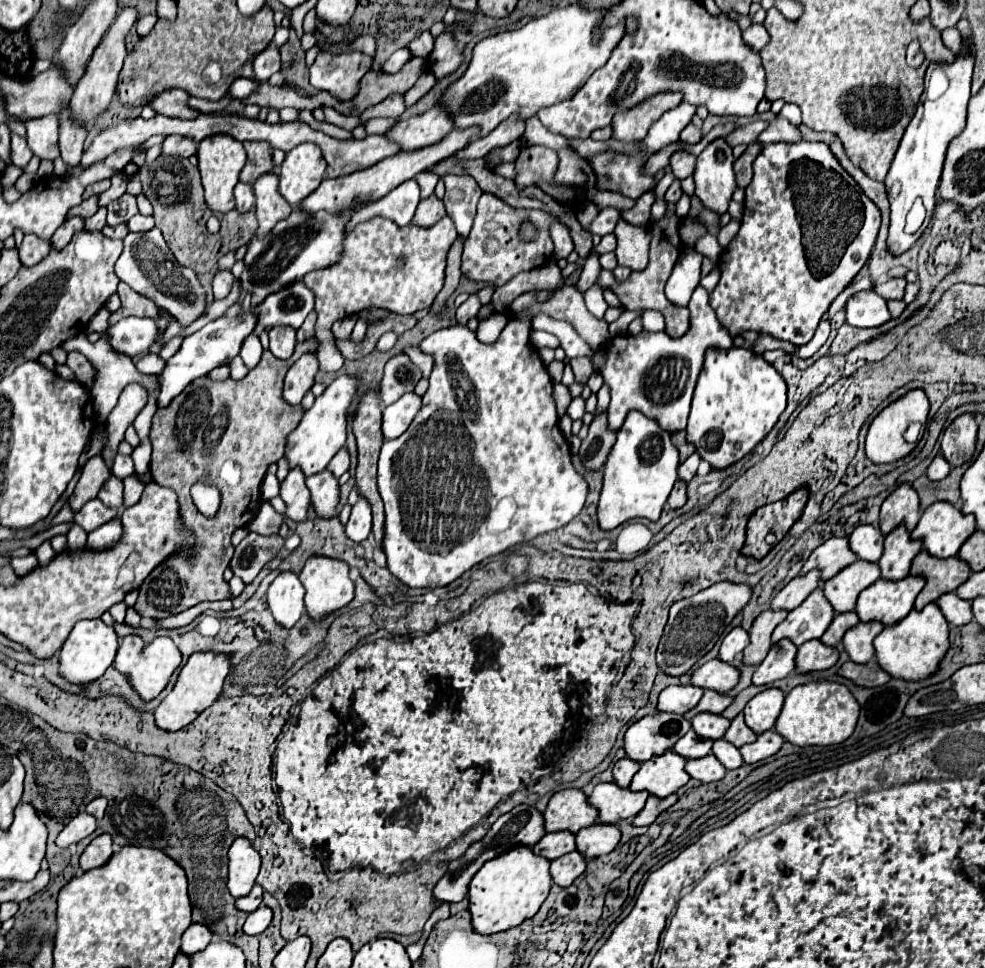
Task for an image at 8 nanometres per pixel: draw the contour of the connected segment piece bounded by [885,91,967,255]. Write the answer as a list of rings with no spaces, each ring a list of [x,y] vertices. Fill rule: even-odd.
[[[947,91],[935,101],[929,101],[927,95],[923,93],[921,103],[917,107],[917,113],[911,119],[911,123],[901,139],[901,145],[895,153],[895,159],[889,167],[889,173],[885,177],[885,189],[889,195],[889,203],[891,203],[891,223],[889,223],[889,237],[887,237],[887,249],[891,255],[901,255],[907,249],[911,249],[913,243],[923,235],[925,227],[929,225],[933,209],[937,205],[937,187],[939,187],[939,179],[941,179],[945,153],[947,153],[949,143],[963,131],[965,113],[967,113],[965,109],[953,107],[953,101],[947,103]],[[917,197],[923,199],[923,205],[927,209],[927,217],[915,235],[907,235],[903,231],[905,229],[905,215]]]

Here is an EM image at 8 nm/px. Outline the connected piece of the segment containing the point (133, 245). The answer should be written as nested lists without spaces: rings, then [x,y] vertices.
[[[157,227],[147,233],[129,233],[125,237],[125,251],[121,253],[119,261],[115,263],[115,273],[133,291],[155,301],[157,307],[161,307],[171,317],[175,317],[181,327],[189,327],[195,319],[199,319],[205,313],[207,295],[205,295],[195,271],[177,263],[177,259],[169,251],[169,247]]]

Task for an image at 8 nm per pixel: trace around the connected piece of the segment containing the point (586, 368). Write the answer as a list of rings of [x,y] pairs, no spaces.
[[[579,357],[579,359],[571,359],[569,363],[571,363],[573,375],[575,375],[575,383],[585,385],[587,379],[591,377],[591,373],[593,373],[593,367],[591,367],[589,359],[587,357]]]

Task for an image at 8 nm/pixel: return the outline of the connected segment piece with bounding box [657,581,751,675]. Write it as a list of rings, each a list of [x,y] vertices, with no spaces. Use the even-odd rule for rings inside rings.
[[[717,583],[693,597],[677,601],[669,611],[669,621],[665,625],[665,633],[661,637],[657,649],[657,665],[667,675],[683,675],[687,673],[705,653],[709,653],[715,641],[721,639],[725,627],[733,621],[735,615],[743,611],[743,605],[751,599],[751,585],[747,583]],[[689,643],[689,645],[687,645]]]

